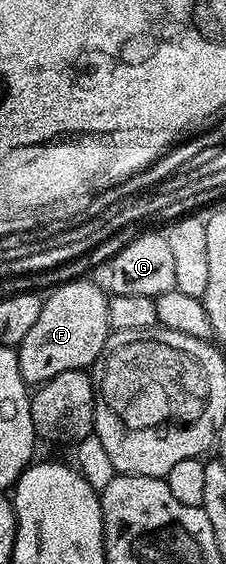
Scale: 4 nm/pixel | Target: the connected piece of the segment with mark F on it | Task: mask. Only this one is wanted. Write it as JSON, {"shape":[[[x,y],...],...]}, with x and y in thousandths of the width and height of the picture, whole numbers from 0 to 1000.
{"shape":[[[394,495],[301,498],[248,507],[195,528],[190,546],[173,551],[173,566],[155,566],[137,587],[119,587],[119,594],[102,594],[88,612],[71,613],[84,658],[102,665],[115,683],[159,686],[208,672],[243,672],[243,665],[279,665],[279,658],[389,656],[429,642],[429,631],[456,622],[491,589],[482,527],[469,514],[442,504],[434,505],[407,505]]]}

